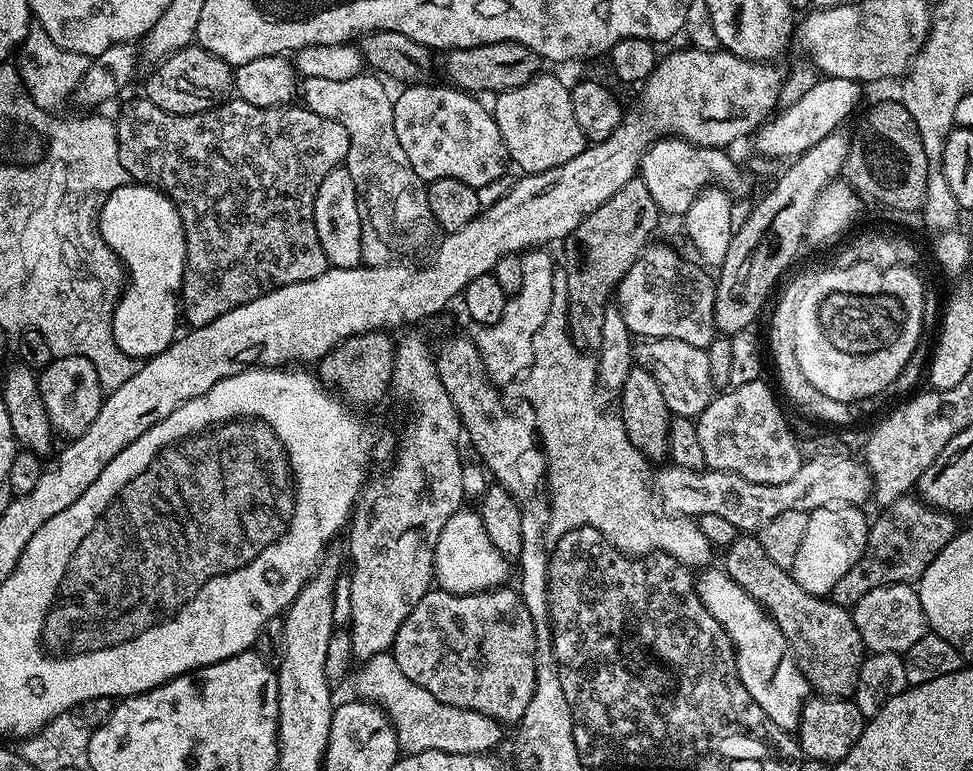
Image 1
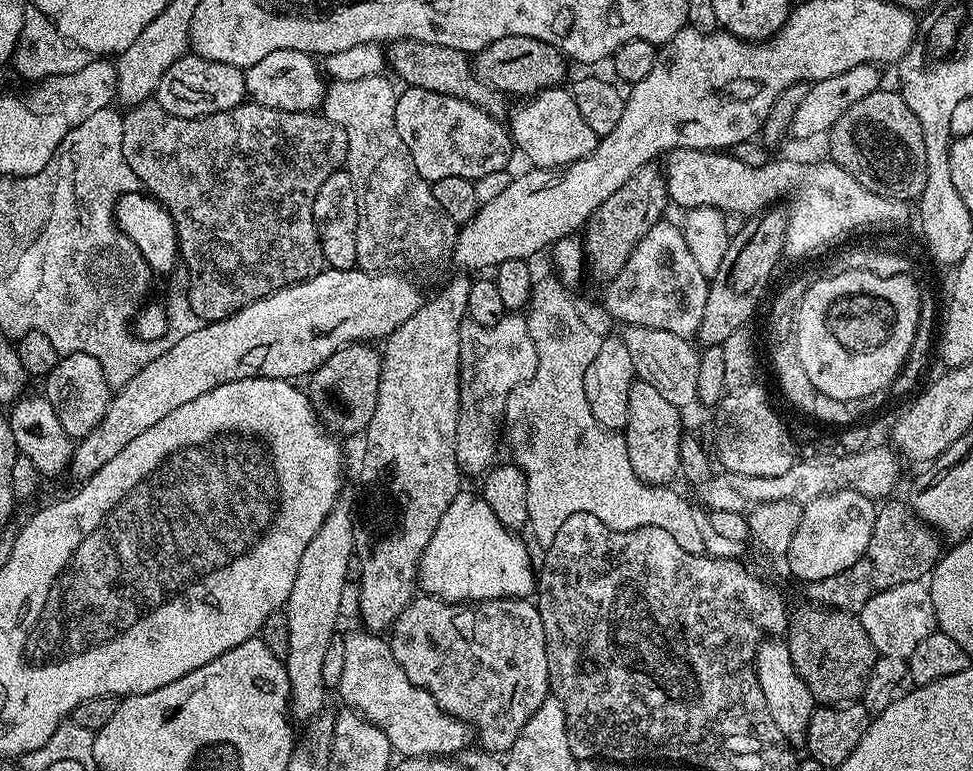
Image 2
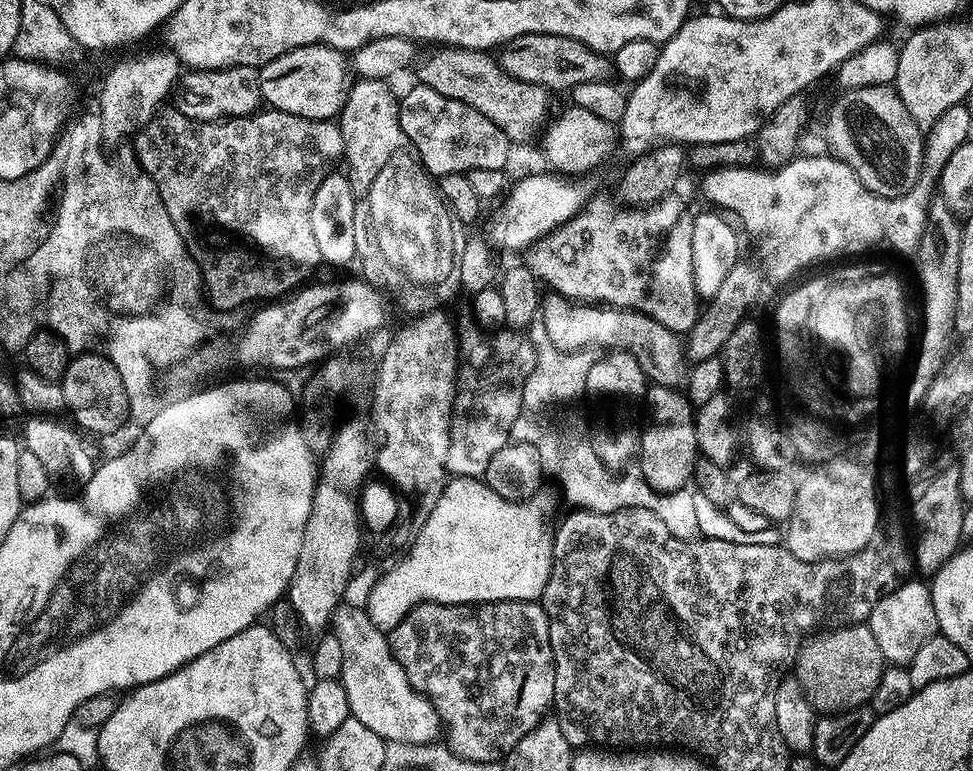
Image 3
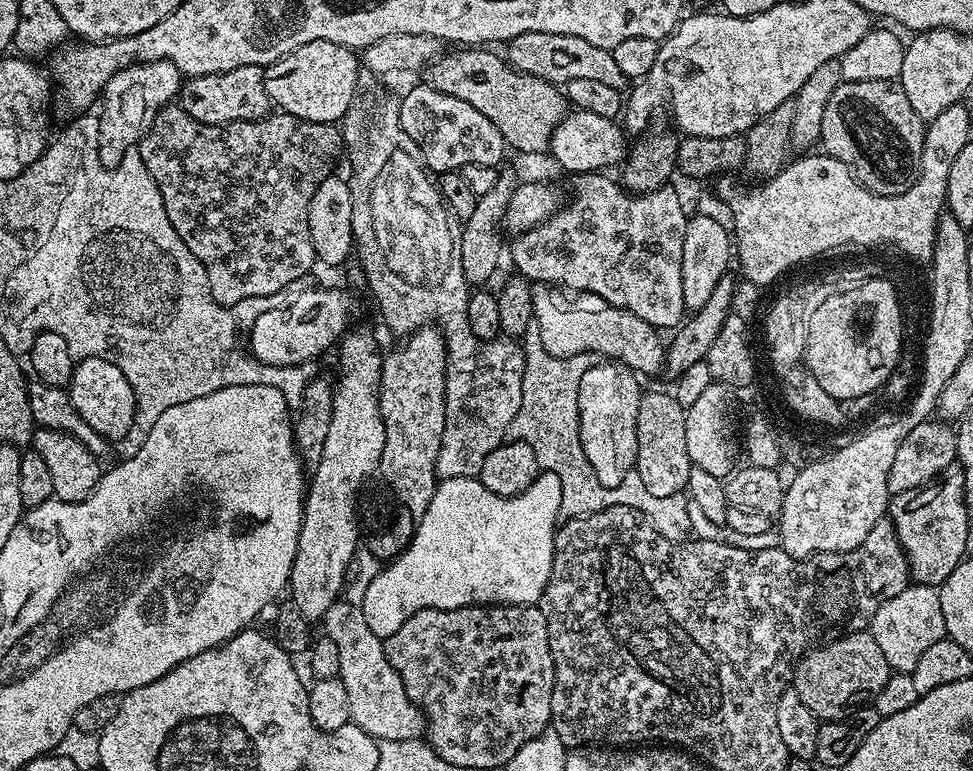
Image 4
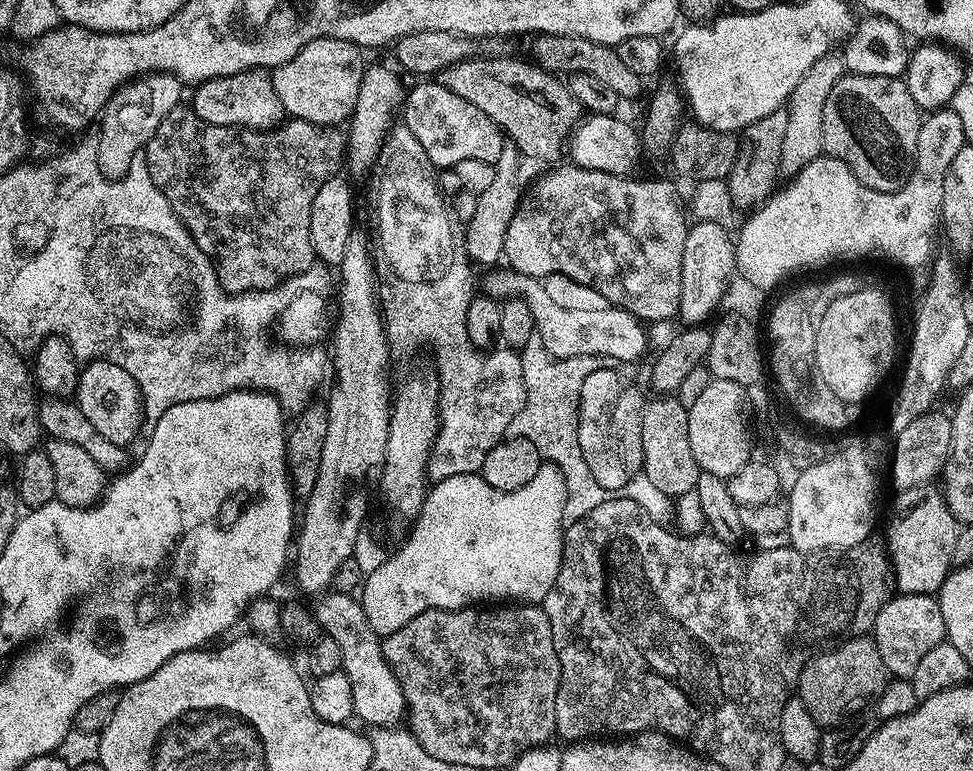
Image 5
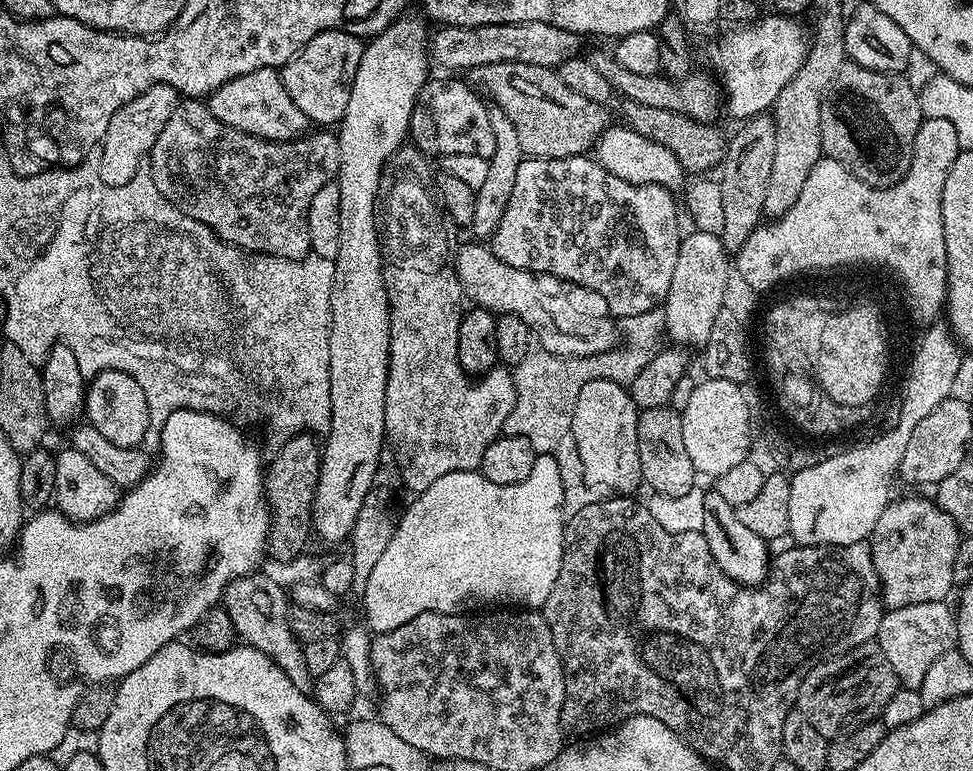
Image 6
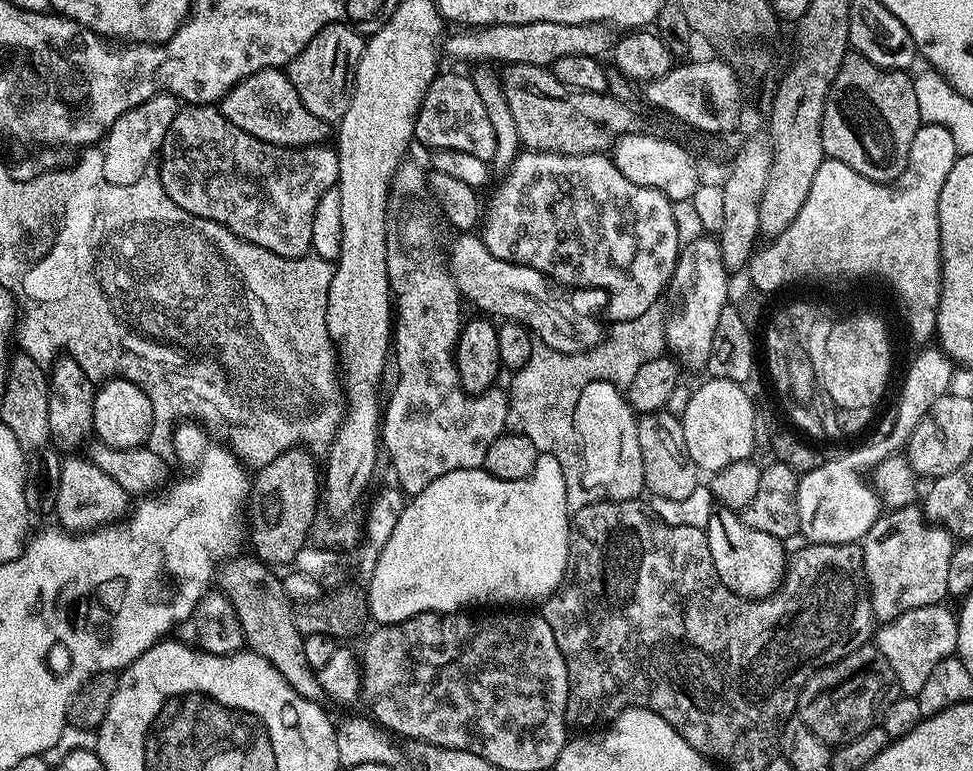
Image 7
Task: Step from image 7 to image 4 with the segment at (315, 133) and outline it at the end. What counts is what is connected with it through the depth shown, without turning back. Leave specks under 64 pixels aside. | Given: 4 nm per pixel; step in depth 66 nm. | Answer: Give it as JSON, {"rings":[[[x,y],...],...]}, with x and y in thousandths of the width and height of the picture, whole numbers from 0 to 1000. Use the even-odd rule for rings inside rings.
{"rings":[[[265,83],[245,86],[245,91],[190,102],[183,121],[183,139],[191,143],[195,153],[203,153],[203,158],[213,161],[269,156],[277,145],[277,131],[271,110],[271,88]]]}

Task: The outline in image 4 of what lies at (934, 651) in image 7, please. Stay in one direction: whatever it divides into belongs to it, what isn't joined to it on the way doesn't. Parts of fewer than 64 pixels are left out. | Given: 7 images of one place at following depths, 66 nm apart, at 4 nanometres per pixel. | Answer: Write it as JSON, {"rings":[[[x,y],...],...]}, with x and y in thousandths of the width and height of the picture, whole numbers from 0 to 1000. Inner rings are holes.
{"rings":[[[934,756],[927,770],[919,770],[919,776],[905,781],[896,803],[894,818],[911,852],[914,868],[935,874],[939,864],[943,864],[943,853],[948,853],[950,844],[960,838],[960,833],[971,829],[965,767],[956,757]]]}

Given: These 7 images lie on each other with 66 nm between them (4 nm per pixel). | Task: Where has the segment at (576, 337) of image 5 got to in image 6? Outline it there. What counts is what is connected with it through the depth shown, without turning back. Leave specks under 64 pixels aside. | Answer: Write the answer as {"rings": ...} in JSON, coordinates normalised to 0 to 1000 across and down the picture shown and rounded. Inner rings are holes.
{"rings":[[[485,314],[489,316],[477,316],[467,327],[467,341],[469,344],[469,358],[473,362],[473,370],[477,377],[478,385],[488,398],[501,399],[504,405],[511,407],[526,406],[534,410],[536,418],[549,432],[550,445],[558,453],[558,455],[569,459],[570,462],[609,462],[610,459],[619,459],[626,457],[635,446],[635,425],[628,420],[630,416],[624,409],[607,410],[604,405],[599,405],[596,399],[591,399],[584,389],[579,389],[576,384],[566,384],[557,370],[554,368],[552,359],[546,353],[529,348],[528,345],[520,345],[520,340],[516,340],[506,328],[505,320],[495,318],[493,314]]]}

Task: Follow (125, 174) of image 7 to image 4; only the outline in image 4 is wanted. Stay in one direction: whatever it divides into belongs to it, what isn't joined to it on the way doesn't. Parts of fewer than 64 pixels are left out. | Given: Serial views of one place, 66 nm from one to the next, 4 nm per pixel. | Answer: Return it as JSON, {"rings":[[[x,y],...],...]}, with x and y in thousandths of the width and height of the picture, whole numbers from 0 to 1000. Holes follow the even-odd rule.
{"rings":[[[174,78],[136,83],[113,101],[105,121],[107,147],[101,150],[103,175],[99,184],[99,198],[107,218],[123,217],[127,201],[143,188],[161,148],[182,128],[186,113],[187,96]]]}

